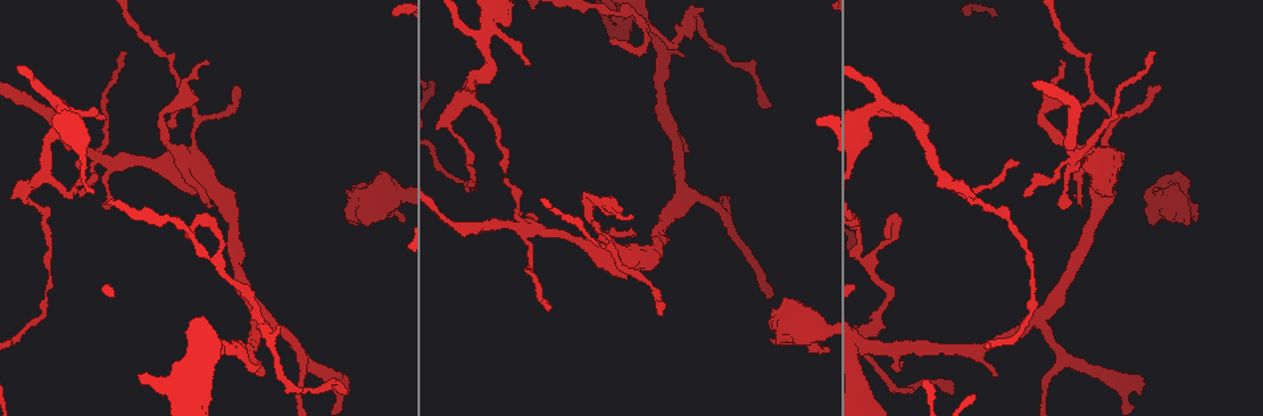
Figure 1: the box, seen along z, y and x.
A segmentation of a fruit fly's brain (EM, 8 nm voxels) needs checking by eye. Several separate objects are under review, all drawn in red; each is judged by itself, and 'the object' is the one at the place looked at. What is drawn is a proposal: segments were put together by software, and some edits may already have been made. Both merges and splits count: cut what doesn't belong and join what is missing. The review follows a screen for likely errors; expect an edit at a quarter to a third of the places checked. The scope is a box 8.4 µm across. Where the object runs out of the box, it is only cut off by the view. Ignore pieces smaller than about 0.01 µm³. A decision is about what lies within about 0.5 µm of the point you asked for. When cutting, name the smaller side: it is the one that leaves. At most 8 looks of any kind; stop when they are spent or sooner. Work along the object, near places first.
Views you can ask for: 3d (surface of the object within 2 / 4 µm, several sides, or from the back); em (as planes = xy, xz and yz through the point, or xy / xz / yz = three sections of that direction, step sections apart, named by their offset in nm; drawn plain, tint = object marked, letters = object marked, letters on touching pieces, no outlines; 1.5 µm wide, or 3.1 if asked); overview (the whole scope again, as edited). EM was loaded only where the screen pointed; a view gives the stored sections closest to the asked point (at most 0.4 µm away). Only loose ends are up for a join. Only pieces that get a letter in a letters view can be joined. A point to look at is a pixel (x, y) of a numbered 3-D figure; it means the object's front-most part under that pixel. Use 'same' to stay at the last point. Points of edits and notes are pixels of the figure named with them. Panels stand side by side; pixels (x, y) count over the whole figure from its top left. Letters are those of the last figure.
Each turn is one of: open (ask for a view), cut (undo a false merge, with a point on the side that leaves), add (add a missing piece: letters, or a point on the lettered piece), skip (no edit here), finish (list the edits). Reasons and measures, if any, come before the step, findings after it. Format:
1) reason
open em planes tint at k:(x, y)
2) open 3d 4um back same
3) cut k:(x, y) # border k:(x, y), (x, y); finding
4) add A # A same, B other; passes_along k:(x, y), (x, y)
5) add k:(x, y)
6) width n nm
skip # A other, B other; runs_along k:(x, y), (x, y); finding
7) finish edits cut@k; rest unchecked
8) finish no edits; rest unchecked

free end
open em xz step 8 letters at 1:(526, 63)

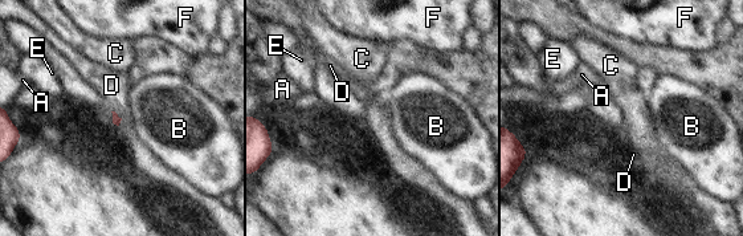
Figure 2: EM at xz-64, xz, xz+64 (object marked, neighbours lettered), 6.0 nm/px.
cut it another way
open em planes letters same

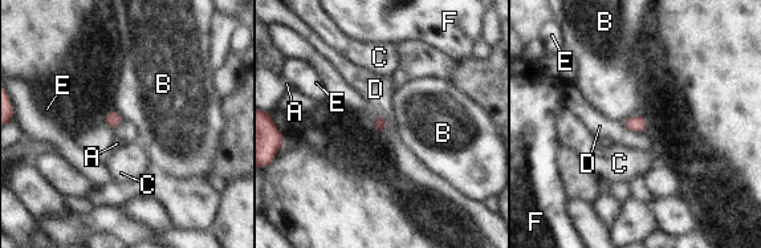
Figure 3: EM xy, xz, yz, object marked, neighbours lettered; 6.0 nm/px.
skip # A other, B other, C other, D other, E other, F other; border 3:(642, 114), (635, 114), (621, 122); no lettered piece goes on from it

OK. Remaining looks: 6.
free end
open em planes plain at 1:(185, 237)

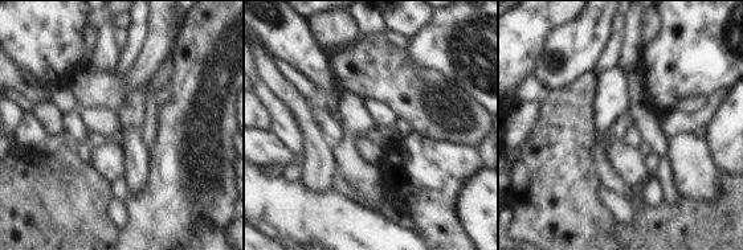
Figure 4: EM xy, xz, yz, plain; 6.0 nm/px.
what lies round it
open em planes letters same

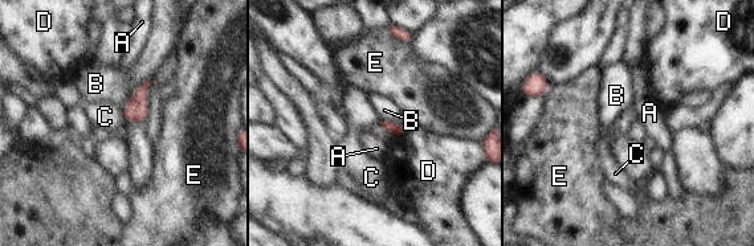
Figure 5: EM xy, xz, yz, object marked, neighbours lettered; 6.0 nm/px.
skip # A other, B other, C other, D other, E other; border 5:(121, 110), (125, 121); no lettered piece goes on from it

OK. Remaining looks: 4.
sharp bend
open em planes letters at 1:(181, 154)

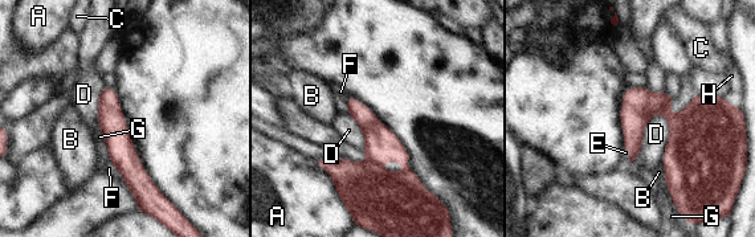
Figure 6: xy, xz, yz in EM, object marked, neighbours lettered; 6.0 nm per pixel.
skip # A other, B other, C other, D other, E other, F other, G other, H other; continuous, no second cell

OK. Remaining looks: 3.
finish no edits; rest unchecked

